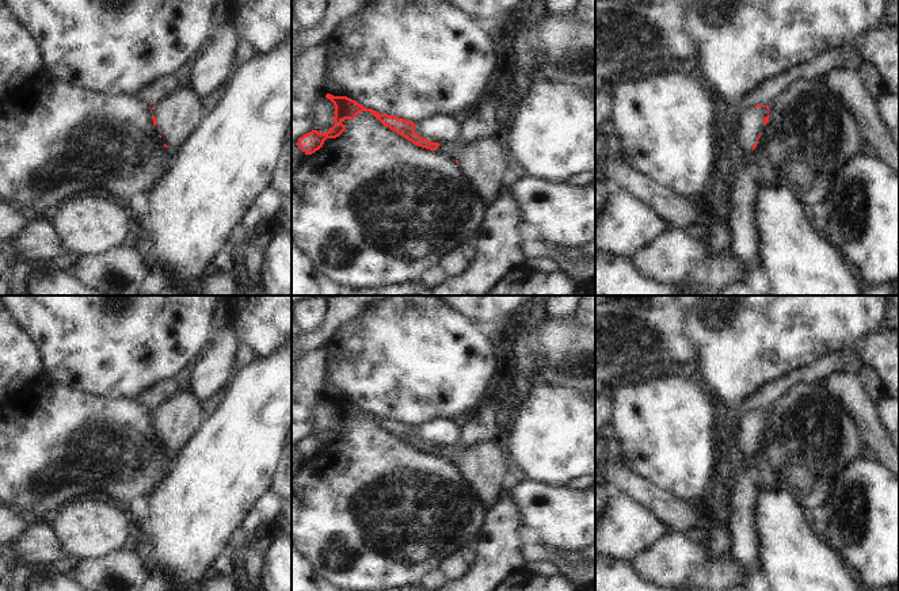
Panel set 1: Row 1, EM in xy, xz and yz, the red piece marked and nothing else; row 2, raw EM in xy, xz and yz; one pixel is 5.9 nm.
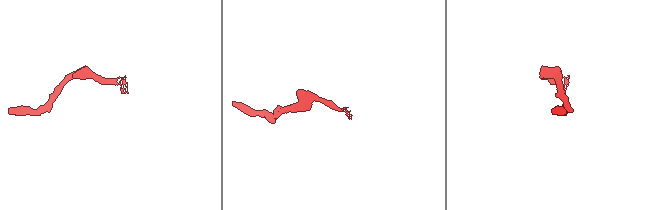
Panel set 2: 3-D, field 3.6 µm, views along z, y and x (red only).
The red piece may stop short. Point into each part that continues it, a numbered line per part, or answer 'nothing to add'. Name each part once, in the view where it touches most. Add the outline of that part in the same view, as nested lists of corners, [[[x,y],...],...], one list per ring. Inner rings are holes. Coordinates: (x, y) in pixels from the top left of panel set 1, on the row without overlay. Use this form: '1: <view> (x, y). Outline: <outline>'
1: yz (751, 427). Outline: [[[755,409],[744,413],[742,417],[740,441],[751,461],[751,451],[757,447],[758,439],[762,438],[765,420],[767,420],[767,412]]]

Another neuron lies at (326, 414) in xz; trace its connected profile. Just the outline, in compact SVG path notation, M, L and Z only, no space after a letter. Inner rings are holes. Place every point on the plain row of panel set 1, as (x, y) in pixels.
M321 394L317 404L317 423L315 434L319 436L327 436L335 428L335 409L325 401L327 397L327 394Z

